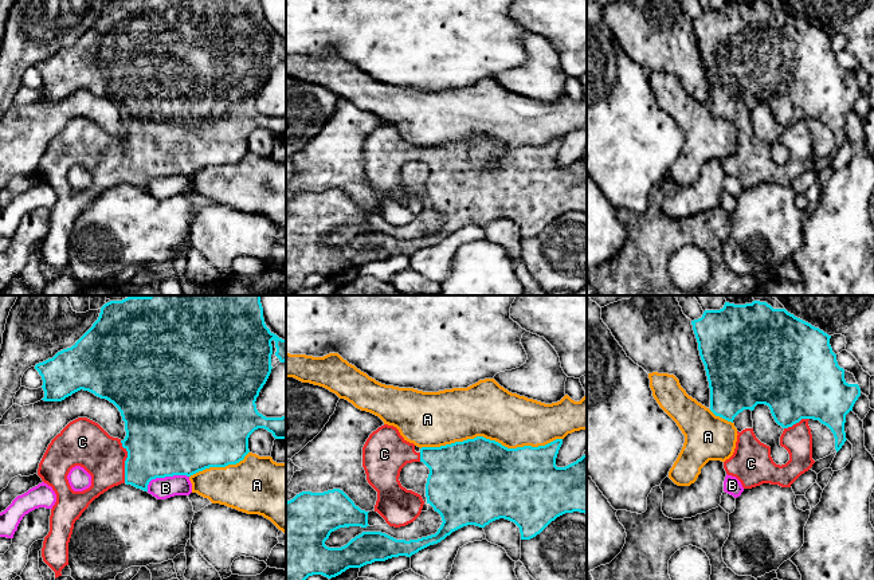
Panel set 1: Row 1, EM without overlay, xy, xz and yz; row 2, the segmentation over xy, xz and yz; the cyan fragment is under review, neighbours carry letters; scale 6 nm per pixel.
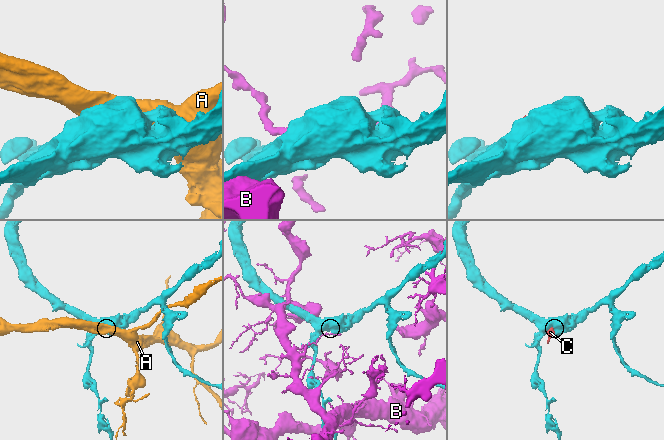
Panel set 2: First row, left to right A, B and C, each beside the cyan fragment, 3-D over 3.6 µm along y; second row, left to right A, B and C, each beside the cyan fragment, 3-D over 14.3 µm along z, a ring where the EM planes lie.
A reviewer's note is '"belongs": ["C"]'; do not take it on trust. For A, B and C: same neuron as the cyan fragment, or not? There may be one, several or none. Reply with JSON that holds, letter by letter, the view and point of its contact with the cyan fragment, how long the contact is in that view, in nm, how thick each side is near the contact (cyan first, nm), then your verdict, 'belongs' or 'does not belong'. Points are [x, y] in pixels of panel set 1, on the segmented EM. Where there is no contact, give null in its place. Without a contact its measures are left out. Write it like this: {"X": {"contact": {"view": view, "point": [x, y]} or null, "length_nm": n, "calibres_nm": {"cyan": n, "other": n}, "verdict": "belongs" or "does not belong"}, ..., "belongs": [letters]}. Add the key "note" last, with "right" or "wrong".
{"A": {"contact": {"view": "xz", "point": [490, 441]}, "length_nm": 850, "calibres_nm": {"cyan": 500, "other": 320}, "verdict": "does not belong"}, "B": {"contact": {"view": "xy", "point": [164, 477]}, "length_nm": 280, "calibres_nm": {"cyan": 480, "other": 130}, "verdict": "does not belong"}, "C": {"contact": {"view": "xy", "point": [125, 462]}, "length_nm": 260, "calibres_nm": {"cyan": 420, "other": 280}, "verdict": "belongs"}, "belongs": ["C"], "note": "right"}

